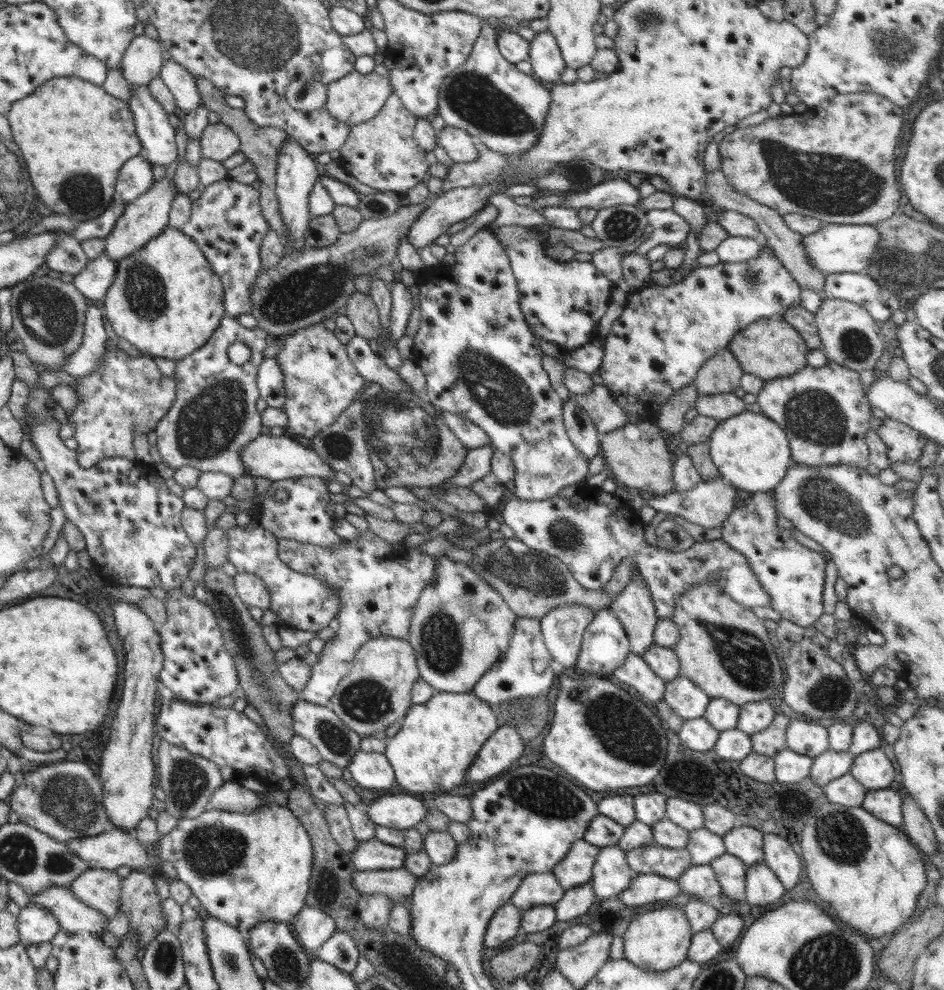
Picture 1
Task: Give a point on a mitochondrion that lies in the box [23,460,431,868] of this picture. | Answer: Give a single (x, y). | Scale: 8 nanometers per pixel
(68, 799)

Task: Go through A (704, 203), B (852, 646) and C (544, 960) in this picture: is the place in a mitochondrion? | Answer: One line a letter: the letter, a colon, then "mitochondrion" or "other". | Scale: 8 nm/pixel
A: other
B: other
C: other

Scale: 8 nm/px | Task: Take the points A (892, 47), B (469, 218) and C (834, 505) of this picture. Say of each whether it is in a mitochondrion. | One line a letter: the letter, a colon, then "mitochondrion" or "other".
A: mitochondrion
B: other
C: mitochondrion

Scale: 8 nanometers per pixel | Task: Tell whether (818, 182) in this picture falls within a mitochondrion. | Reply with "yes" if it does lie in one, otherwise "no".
yes

